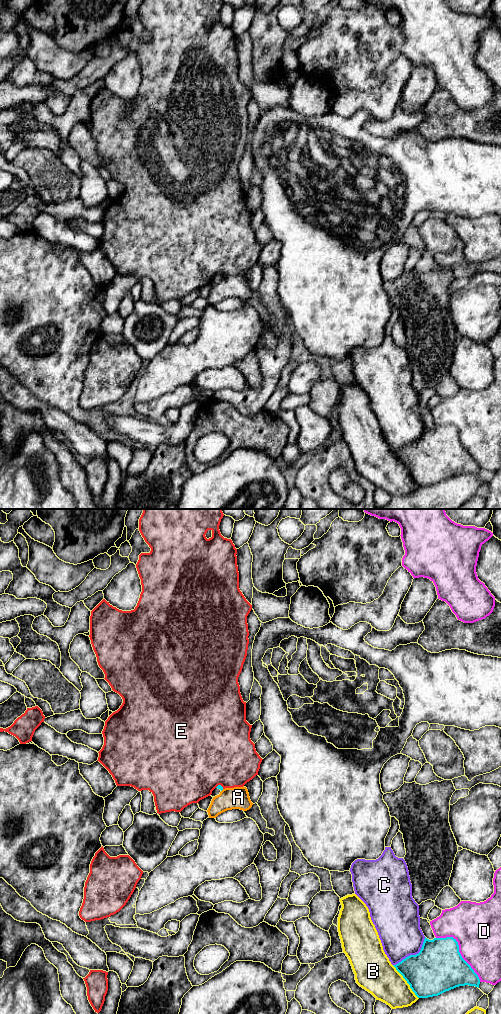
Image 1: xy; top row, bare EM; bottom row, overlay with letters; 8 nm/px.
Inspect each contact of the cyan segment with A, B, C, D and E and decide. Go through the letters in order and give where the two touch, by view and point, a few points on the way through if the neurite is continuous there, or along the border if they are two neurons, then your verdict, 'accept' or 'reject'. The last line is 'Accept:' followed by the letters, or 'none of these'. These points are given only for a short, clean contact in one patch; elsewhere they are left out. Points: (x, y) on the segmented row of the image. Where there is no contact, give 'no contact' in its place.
A: no contact; reject
B: contact xy (407, 982); reject
C: contact xy (413, 955); reject
D: contact xy (458, 951); reject
E: contact xy (219, 785); reject
Accept: none of these

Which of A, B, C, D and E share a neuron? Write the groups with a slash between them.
A / B / C / D / E

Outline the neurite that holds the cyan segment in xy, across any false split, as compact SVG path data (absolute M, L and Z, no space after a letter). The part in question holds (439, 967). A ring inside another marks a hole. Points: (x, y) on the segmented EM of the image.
M425 937L420 952L410 955L396 965L396 970L410 985L418 998L438 996L459 986L475 986L479 988L480 979L471 966L462 958L459 945L453 937L434 938Z

